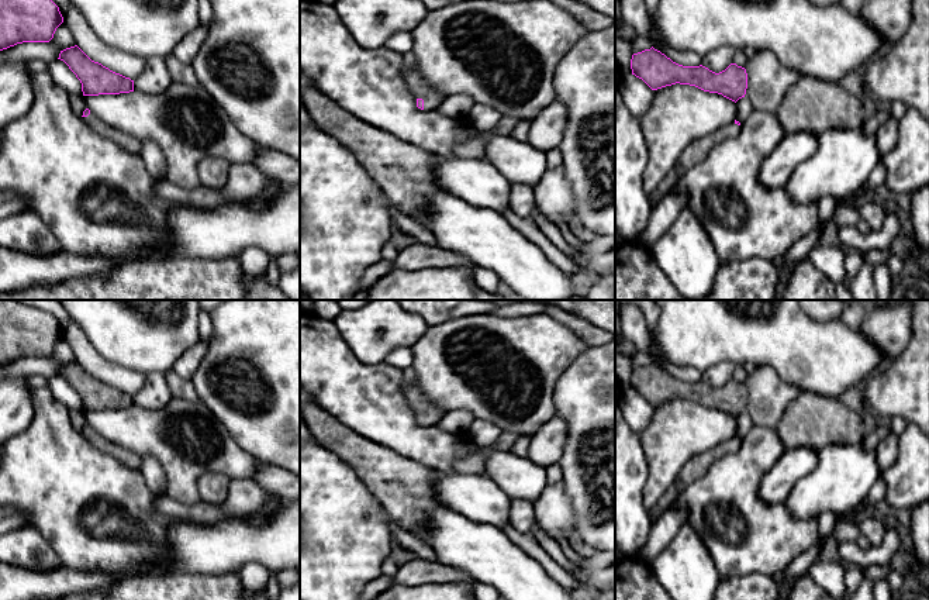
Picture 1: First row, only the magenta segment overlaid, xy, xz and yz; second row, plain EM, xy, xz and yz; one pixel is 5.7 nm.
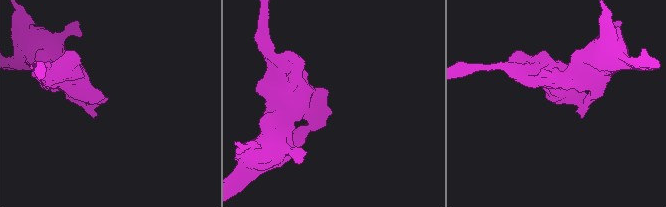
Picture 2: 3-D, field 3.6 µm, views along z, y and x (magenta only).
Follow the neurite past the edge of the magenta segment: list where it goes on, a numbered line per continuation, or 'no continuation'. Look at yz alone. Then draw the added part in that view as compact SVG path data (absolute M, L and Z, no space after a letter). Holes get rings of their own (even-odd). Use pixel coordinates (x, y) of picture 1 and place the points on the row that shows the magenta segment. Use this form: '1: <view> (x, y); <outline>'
1: yz (697, 151); M732 120L725 127L714 131L709 135L701 137L691 142L688 146L685 146L678 162L674 165L670 173L662 180L657 189L649 194L649 201L652 207L660 203L666 196L669 196L671 189L678 183L678 180L693 166L704 161L715 145L722 144L728 138L736 137L739 131L740 125L738 125L735 120Z

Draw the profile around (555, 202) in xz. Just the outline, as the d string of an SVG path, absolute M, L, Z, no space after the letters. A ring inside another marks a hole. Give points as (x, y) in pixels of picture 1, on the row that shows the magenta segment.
M563 166L546 168L533 187L538 213L549 223L566 223L577 218L577 203Z

